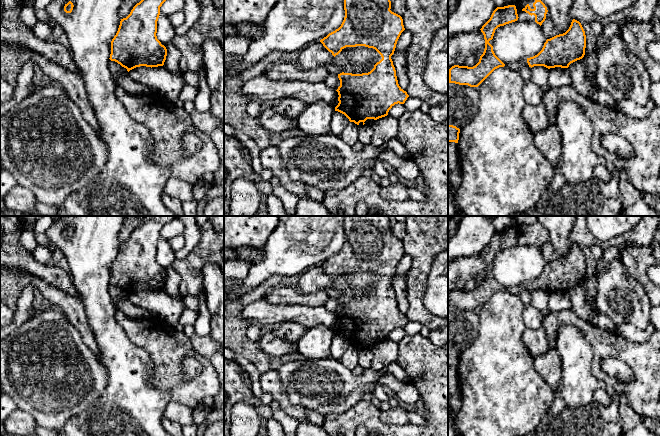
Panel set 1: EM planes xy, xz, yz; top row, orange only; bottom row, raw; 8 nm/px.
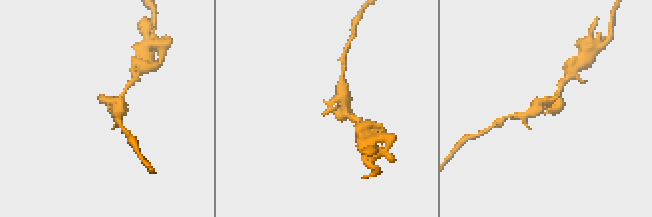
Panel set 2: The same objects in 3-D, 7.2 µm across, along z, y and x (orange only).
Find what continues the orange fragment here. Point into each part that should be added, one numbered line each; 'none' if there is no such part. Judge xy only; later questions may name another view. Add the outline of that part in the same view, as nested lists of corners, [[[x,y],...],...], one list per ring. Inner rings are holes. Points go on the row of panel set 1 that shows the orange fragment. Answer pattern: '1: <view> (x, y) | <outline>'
none

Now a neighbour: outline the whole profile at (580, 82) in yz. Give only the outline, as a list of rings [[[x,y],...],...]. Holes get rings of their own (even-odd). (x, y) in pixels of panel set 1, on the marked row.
[[[583,58],[571,63],[568,70],[571,75],[572,87],[578,93],[601,106],[616,106],[615,100],[608,93],[587,78],[587,69]]]

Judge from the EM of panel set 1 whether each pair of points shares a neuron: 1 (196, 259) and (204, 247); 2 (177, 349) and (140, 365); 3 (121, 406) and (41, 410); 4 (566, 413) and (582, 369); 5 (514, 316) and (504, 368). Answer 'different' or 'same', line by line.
1: same
2: different
3: different
4: same
5: same

